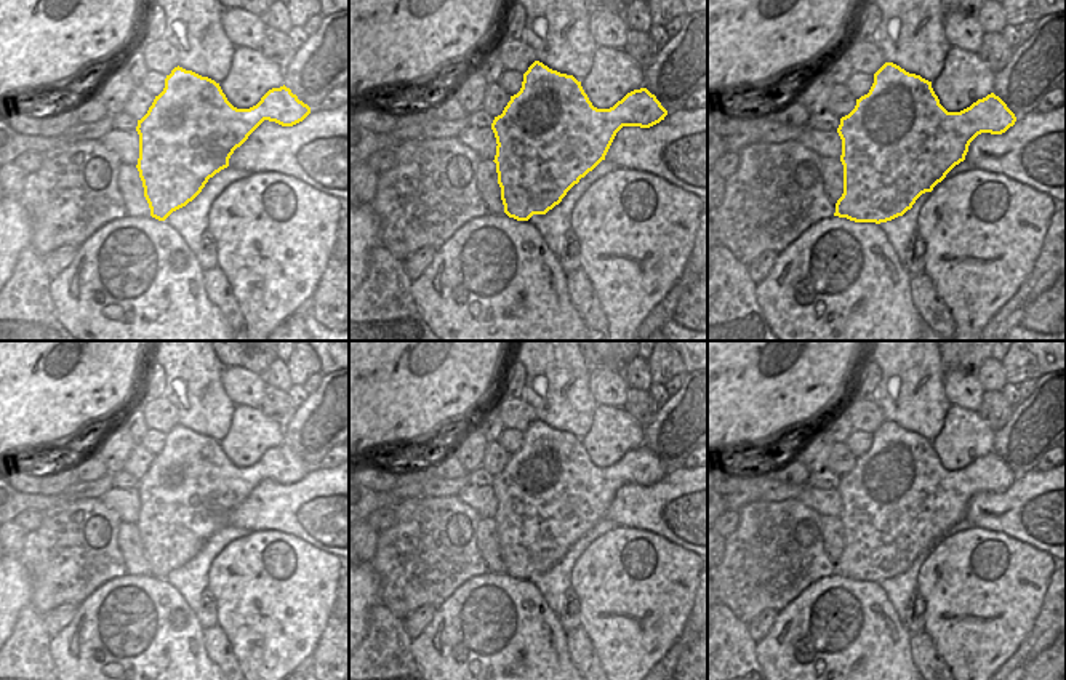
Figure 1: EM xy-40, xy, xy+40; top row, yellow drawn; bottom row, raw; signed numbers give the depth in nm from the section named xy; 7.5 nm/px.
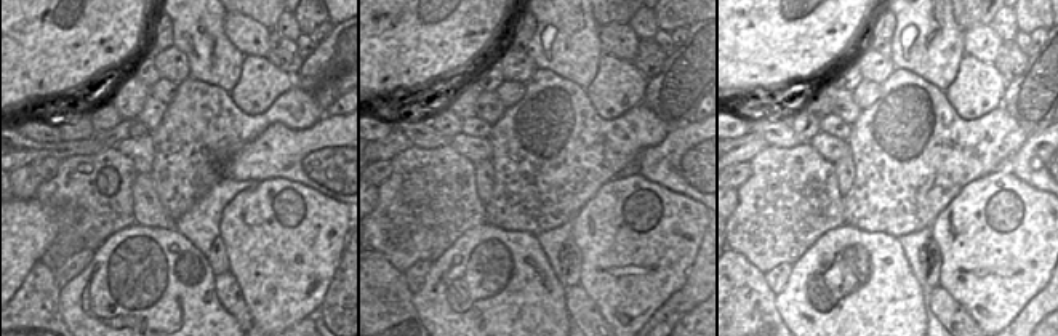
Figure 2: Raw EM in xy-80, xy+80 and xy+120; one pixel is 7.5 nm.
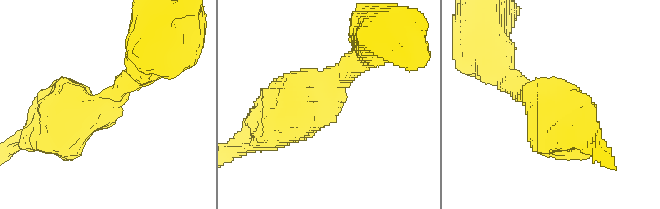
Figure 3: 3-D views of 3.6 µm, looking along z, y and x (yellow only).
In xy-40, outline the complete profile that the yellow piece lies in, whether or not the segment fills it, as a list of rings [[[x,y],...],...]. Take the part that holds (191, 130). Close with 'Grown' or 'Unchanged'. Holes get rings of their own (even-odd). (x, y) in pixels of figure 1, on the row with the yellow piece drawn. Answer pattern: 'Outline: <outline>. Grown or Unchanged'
Outline: [[[174,67],[136,126],[136,168],[150,216],[165,221],[192,202],[264,120],[293,126],[309,114],[311,107],[285,85],[253,107],[237,109],[219,83]]]. Unchanged.

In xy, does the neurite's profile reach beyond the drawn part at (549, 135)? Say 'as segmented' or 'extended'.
as segmented

